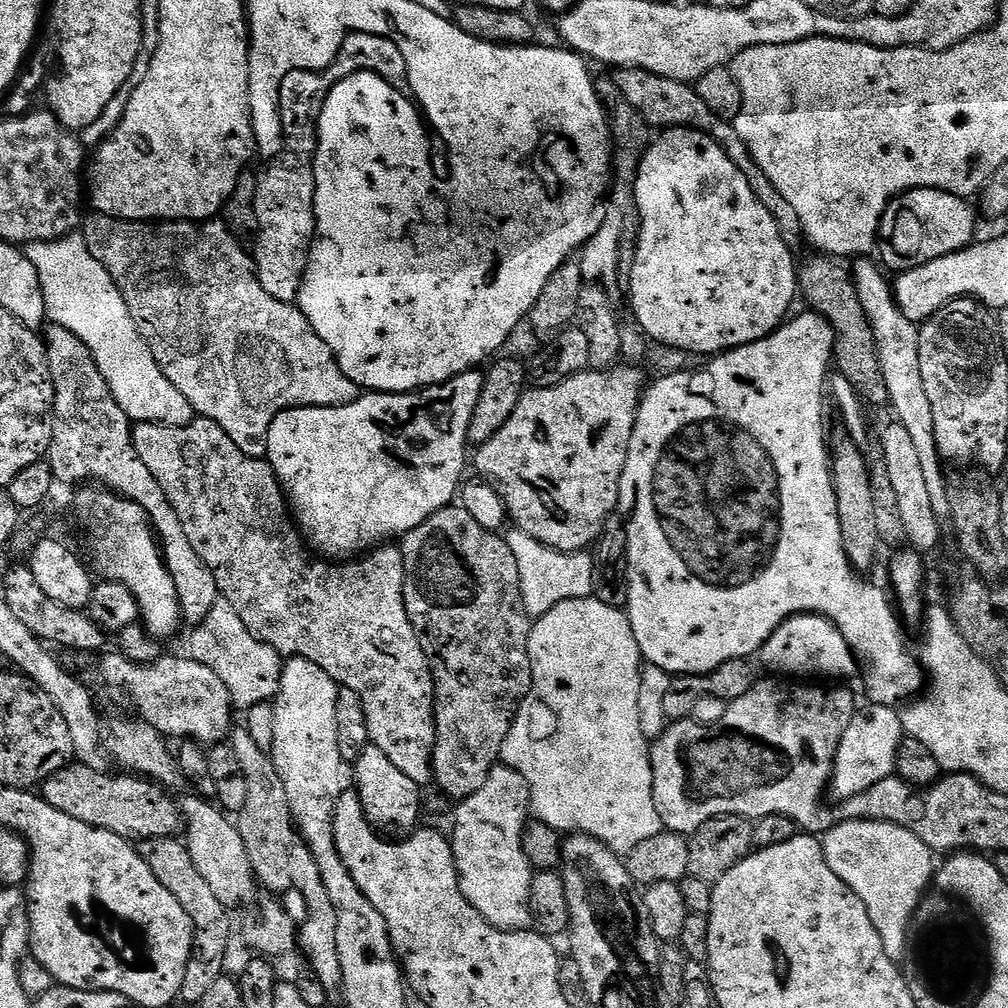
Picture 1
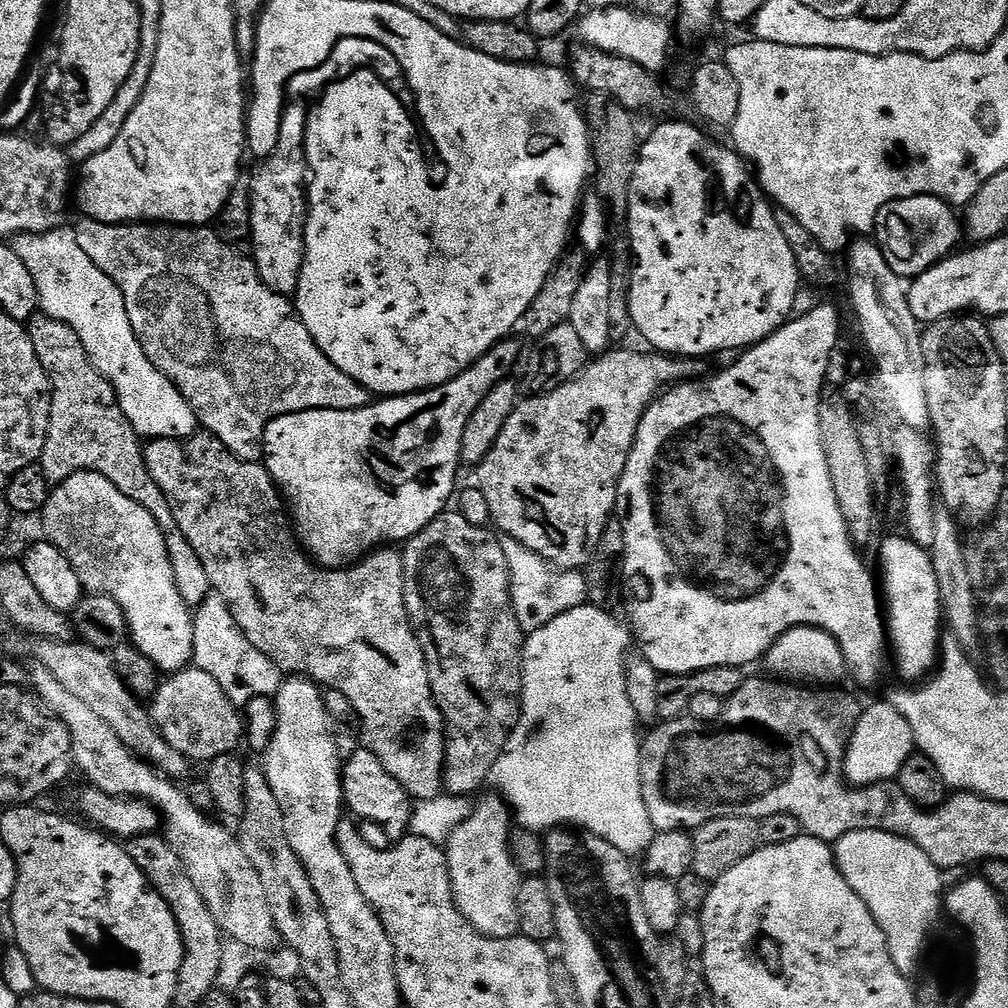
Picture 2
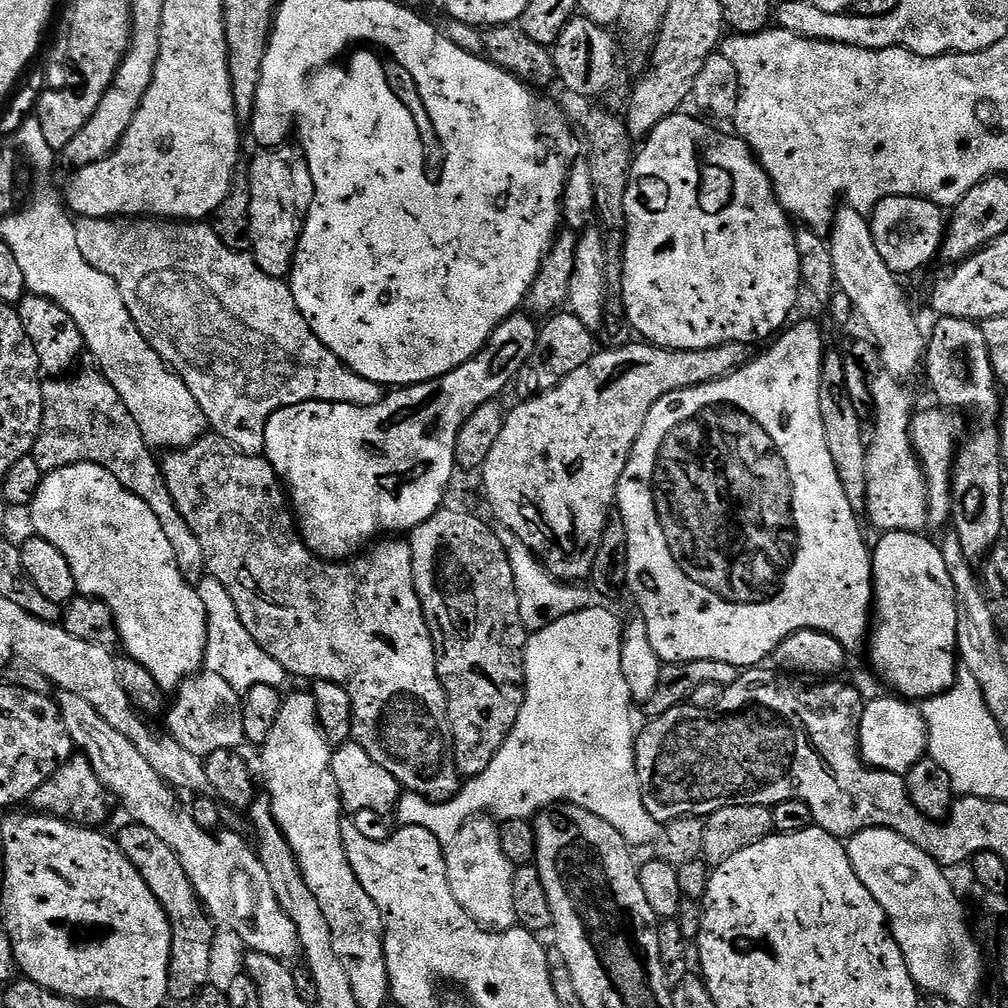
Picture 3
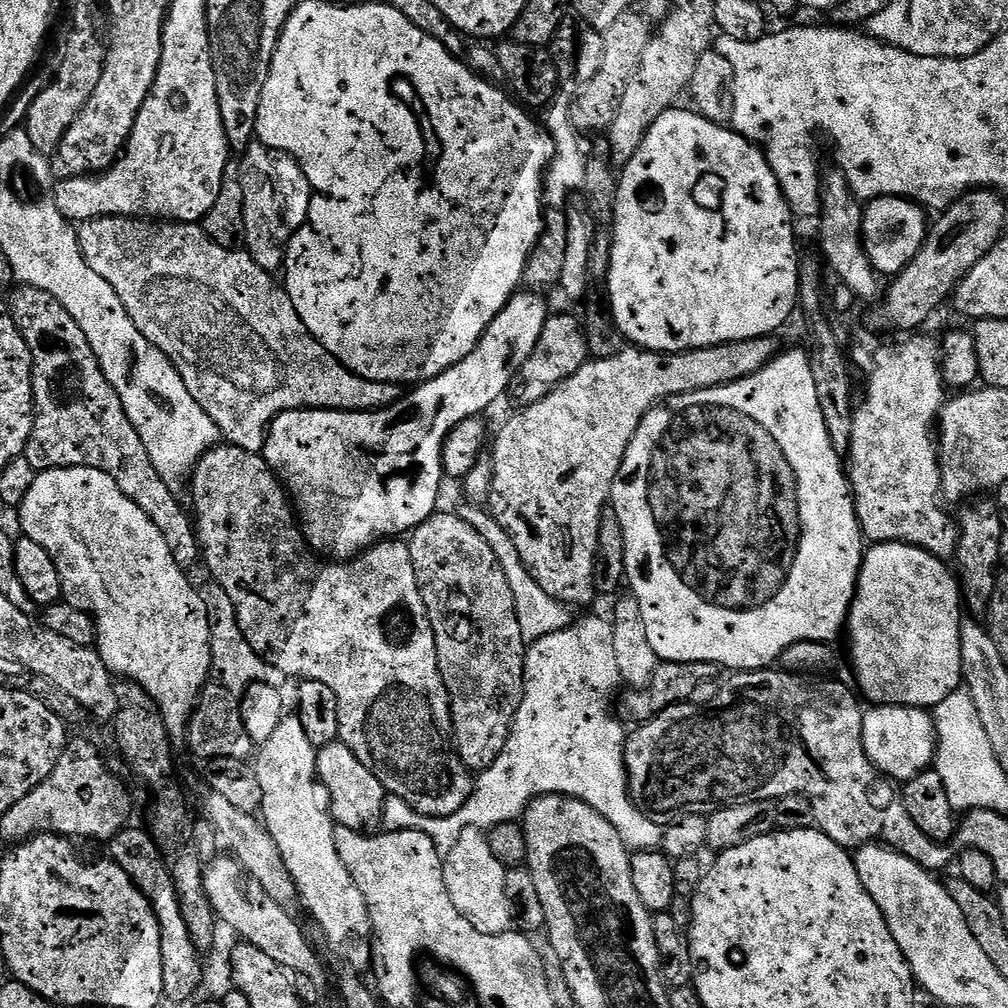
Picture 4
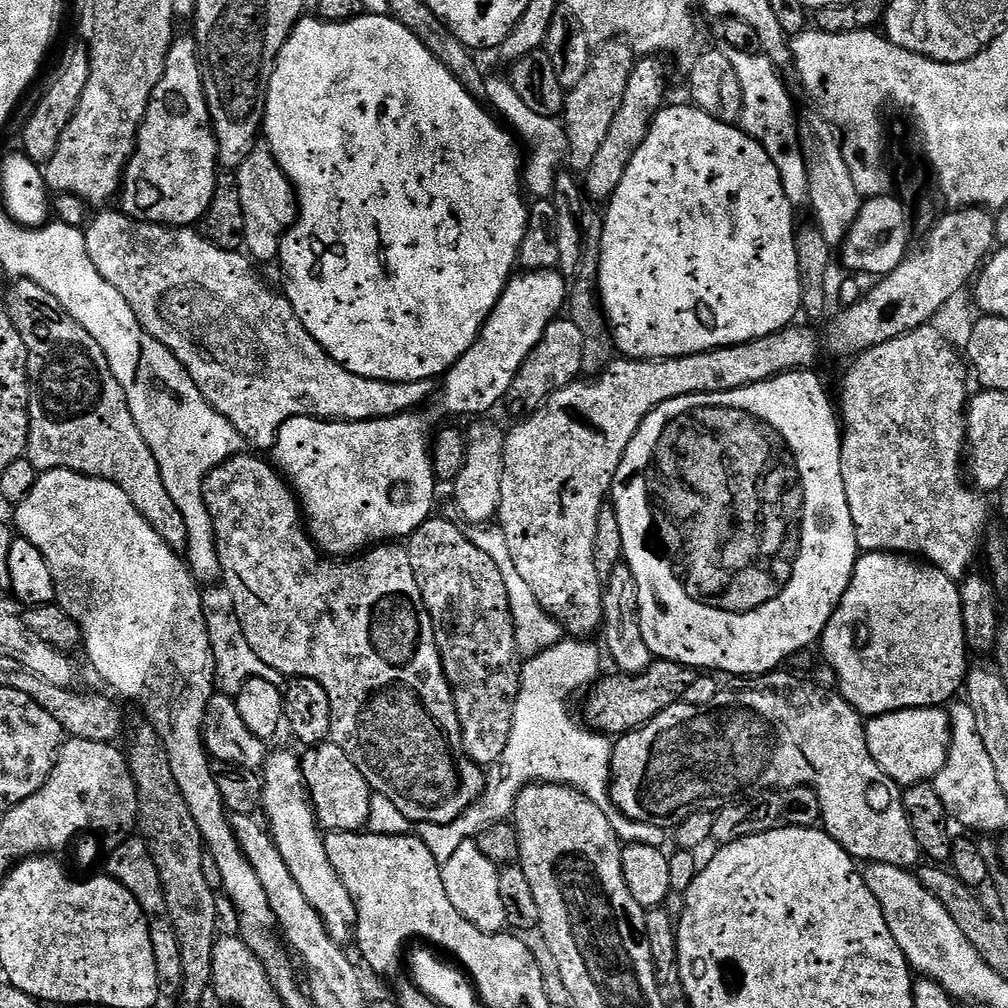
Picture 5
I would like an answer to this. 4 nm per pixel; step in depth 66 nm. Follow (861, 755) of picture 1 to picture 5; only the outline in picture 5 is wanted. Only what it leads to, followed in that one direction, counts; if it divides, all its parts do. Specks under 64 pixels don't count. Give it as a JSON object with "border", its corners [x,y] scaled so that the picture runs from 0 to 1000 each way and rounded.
{"border":[[[897,702],[894,706],[880,706],[877,710],[866,710],[860,715],[857,723],[859,736],[867,756],[888,778],[916,778],[928,775],[929,770],[938,760],[940,741],[944,735],[944,718],[940,714],[940,706],[931,702]]]}

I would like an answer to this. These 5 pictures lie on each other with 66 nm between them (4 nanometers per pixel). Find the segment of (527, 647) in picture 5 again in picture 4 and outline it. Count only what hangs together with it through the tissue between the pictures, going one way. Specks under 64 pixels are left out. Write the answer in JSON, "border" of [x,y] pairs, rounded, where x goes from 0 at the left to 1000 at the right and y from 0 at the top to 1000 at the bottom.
{"border":[[[476,502],[464,503],[468,504],[455,505],[454,510],[463,520],[470,522],[470,526],[474,526],[474,530],[478,530],[478,534],[482,534],[482,538],[486,538],[486,542],[502,569],[502,577],[506,577],[506,585],[510,585],[510,605],[514,609],[514,621],[518,623],[520,636],[537,635],[546,629],[554,629],[554,625],[564,623],[569,617],[568,604],[556,595],[546,593],[546,589],[542,589],[542,585],[538,585],[538,581],[534,581],[534,577],[530,577],[530,573],[522,565],[518,554],[514,554],[514,546],[510,542],[506,530],[502,530],[500,523],[488,513],[487,507]]]}

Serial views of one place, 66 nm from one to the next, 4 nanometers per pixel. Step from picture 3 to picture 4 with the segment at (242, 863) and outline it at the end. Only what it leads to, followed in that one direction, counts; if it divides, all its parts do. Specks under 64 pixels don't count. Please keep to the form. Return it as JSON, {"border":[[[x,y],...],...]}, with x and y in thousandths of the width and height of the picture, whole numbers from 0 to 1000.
{"border":[[[218,847],[203,860],[202,882],[215,910],[221,916],[223,913],[235,925],[233,928],[239,934],[256,939],[283,963],[304,968],[311,982],[317,988],[321,987],[327,978],[325,966],[316,948],[302,930],[301,923],[290,914],[285,906],[287,904],[281,898],[272,895],[267,889],[259,888],[252,881],[250,885],[249,880],[251,878],[246,866],[229,848]]]}

